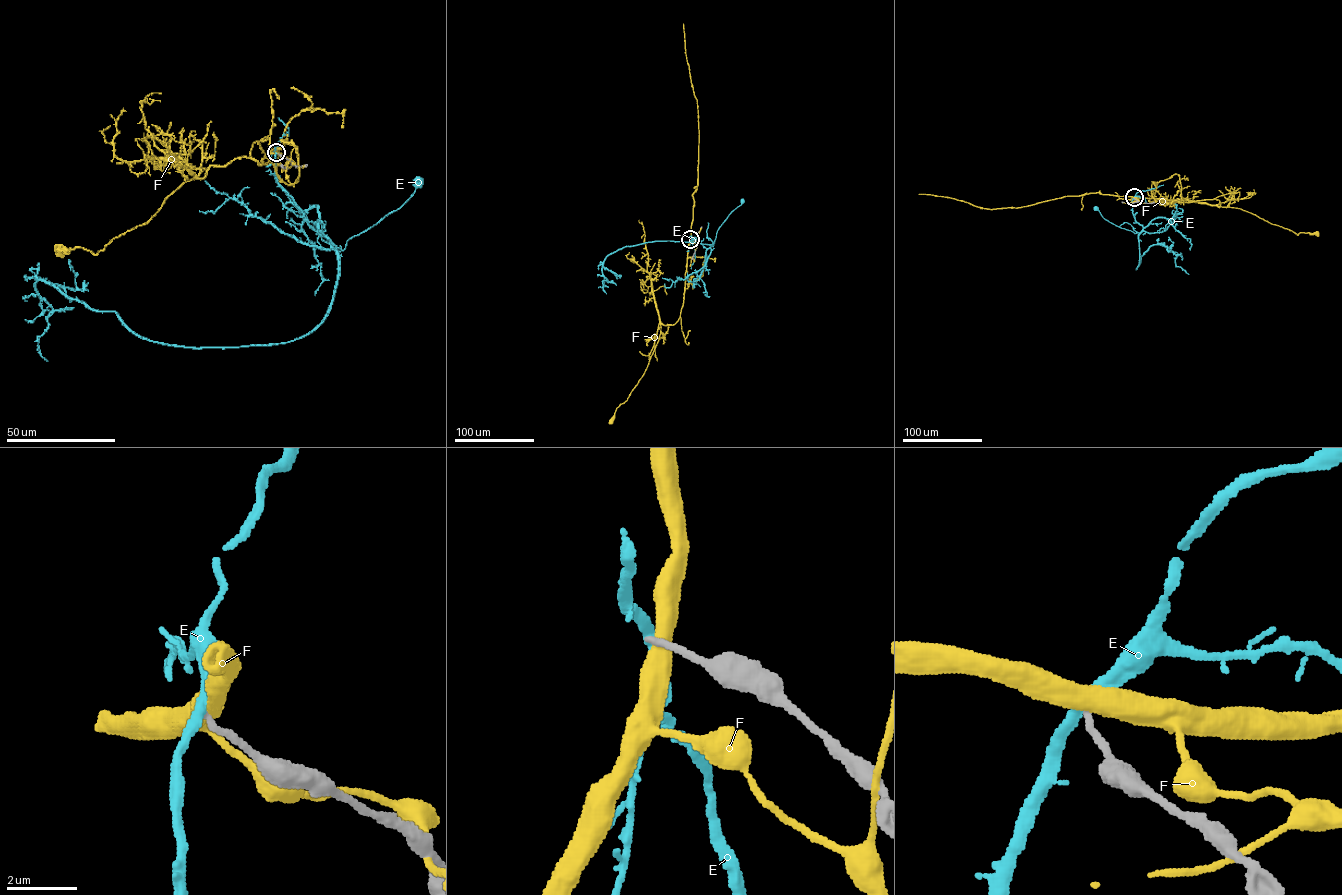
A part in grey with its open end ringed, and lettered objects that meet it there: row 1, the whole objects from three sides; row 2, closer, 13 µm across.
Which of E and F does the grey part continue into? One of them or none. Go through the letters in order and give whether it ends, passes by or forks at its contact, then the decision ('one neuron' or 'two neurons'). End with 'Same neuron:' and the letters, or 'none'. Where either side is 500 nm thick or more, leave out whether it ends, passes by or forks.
E: it passes by; two neurons
F: two neurons
Same neuron: none

